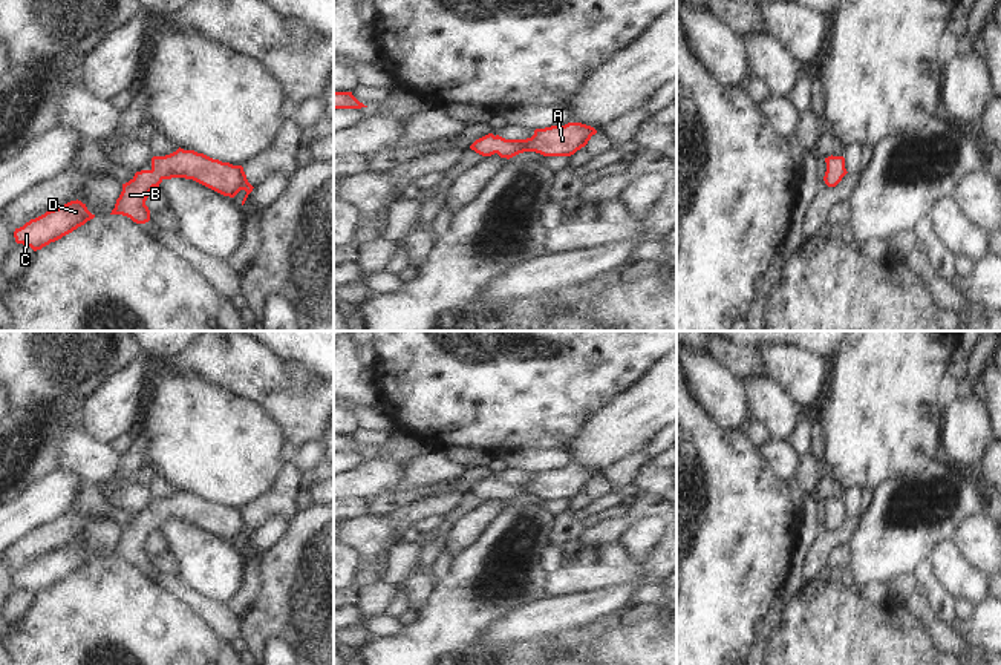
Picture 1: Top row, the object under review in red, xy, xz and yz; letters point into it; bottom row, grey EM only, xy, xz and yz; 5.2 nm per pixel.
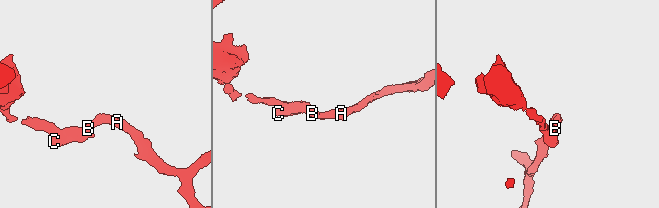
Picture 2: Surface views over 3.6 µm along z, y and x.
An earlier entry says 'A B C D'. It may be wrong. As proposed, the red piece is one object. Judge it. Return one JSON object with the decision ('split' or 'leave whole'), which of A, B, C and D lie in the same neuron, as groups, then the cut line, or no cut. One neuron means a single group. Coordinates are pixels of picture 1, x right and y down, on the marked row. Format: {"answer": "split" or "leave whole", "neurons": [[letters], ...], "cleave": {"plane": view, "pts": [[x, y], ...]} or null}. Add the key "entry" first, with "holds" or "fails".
{"entry": "holds", "answer": "leave whole", "neurons": [["A", "B", "C", "D"]], "cleave": null}

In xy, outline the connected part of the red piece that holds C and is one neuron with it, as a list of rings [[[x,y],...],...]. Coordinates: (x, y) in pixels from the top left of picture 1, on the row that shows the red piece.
[[[77,199],[15,228],[14,238],[17,244],[23,244],[37,251],[72,233],[93,218],[95,215],[87,210],[86,204]]]

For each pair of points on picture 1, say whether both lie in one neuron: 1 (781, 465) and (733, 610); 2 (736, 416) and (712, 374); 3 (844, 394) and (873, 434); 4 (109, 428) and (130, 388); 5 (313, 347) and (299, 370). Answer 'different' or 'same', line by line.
1: different
2: same
3: same
4: same
5: different

